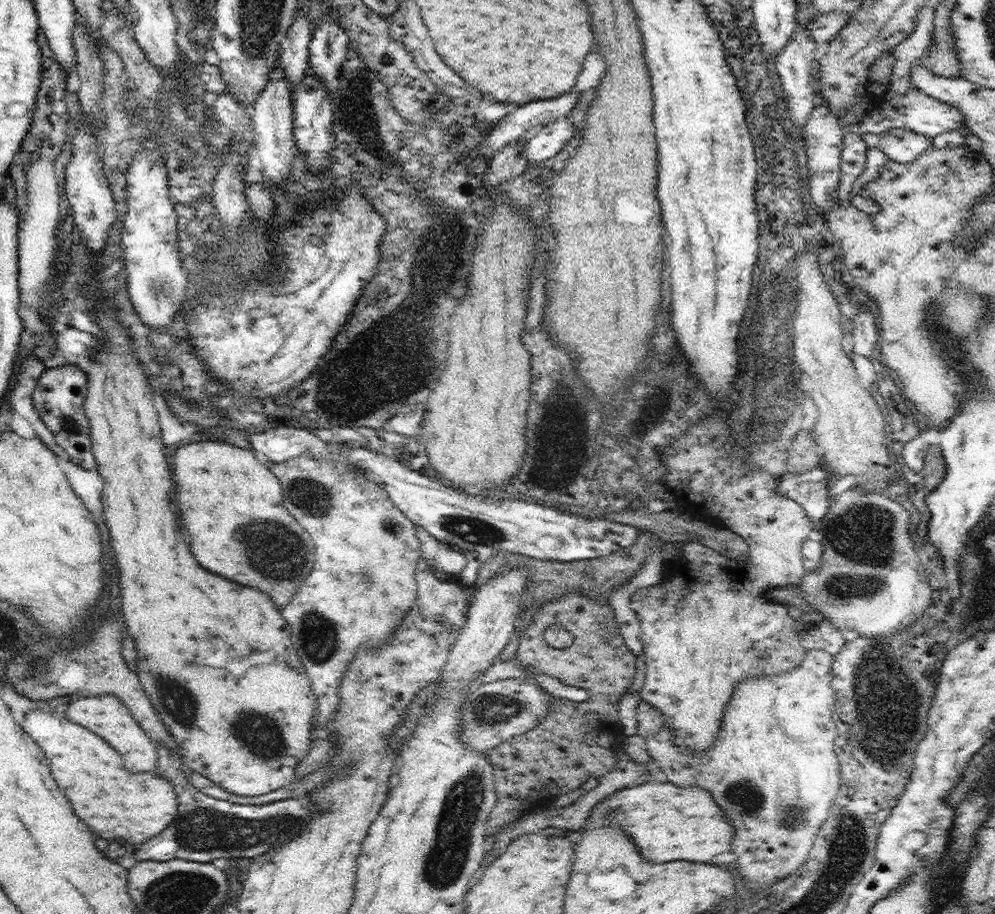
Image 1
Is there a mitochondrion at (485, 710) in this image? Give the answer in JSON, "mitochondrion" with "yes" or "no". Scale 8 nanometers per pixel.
{"mitochondrion":"yes"}

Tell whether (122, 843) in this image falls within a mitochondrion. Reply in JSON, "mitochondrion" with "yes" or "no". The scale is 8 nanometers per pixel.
{"mitochondrion":"no"}

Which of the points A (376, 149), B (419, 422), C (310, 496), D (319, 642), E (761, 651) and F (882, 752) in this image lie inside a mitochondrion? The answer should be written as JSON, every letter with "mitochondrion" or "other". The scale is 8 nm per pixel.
{"A":"other","B":"other","C":"mitochondrion","D":"mitochondrion","E":"mitochondrion","F":"mitochondrion"}

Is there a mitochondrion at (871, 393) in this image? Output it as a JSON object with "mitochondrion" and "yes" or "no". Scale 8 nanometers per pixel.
{"mitochondrion":"no"}

